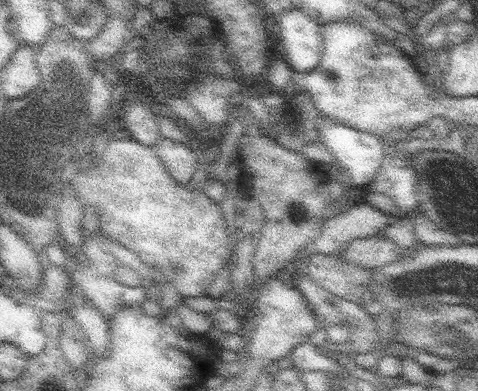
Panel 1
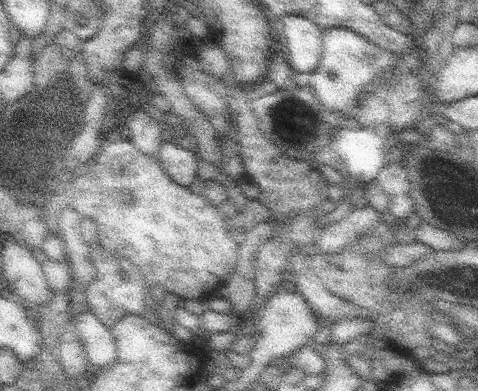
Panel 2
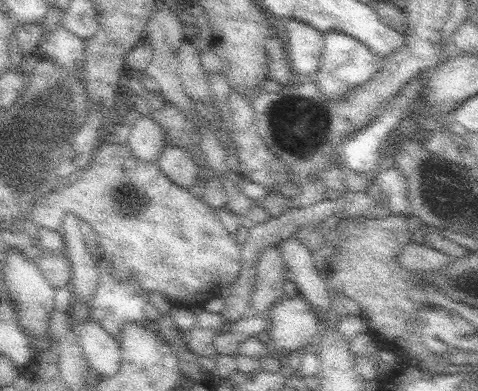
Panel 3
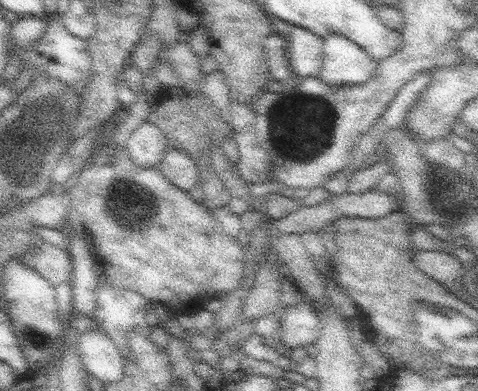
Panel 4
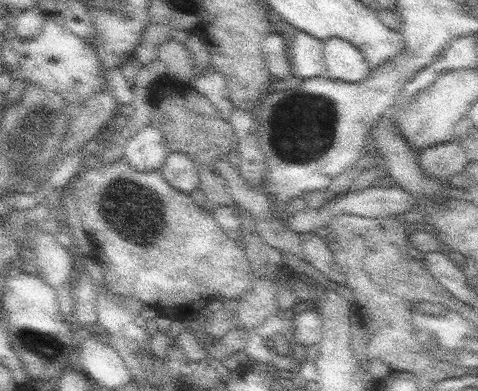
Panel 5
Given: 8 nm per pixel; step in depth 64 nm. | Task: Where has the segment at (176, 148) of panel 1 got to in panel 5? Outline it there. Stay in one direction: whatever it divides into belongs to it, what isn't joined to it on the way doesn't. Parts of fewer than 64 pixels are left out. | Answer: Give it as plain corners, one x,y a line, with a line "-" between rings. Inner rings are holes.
171,152
159,170
161,170
161,176
165,178
165,182
171,184
171,188
175,188
187,196
199,186
199,168
183,152

